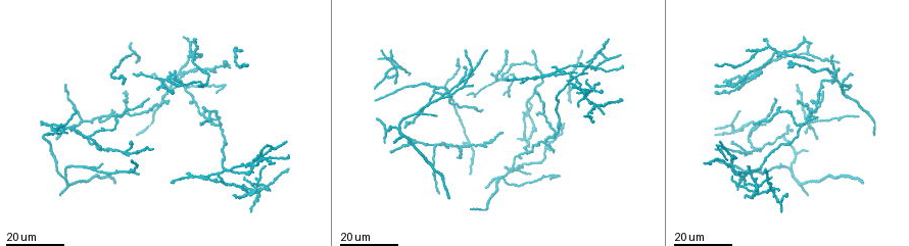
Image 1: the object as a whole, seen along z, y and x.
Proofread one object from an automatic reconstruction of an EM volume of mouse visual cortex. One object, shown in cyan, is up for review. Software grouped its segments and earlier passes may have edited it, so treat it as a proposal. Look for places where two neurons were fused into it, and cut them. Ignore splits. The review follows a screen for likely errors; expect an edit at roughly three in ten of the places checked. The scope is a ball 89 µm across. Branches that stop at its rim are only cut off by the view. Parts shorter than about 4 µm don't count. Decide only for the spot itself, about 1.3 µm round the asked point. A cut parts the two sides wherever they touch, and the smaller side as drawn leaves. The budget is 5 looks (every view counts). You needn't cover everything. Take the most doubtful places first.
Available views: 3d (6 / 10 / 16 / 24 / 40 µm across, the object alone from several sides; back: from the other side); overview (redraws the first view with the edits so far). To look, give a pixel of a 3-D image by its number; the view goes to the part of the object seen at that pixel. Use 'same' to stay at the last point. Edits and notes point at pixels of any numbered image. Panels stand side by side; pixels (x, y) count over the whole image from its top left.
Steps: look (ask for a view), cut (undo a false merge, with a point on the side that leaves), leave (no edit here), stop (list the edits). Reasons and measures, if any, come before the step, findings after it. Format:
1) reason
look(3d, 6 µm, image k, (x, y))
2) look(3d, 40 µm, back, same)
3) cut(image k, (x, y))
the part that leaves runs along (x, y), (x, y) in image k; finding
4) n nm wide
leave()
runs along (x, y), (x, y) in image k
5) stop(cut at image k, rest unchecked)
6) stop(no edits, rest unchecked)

three-way junction
look(3d, 24 µm, image 1, (474, 94))

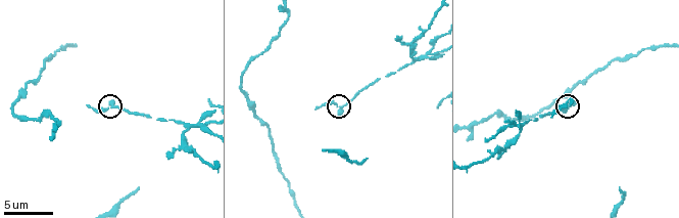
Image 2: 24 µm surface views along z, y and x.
look(3d, 10 µm, image 2, (114, 106))

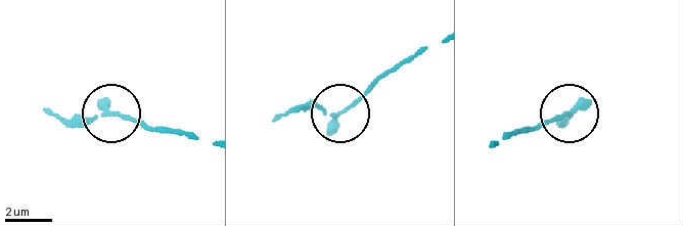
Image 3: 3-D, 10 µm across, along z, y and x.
leave()
one neuron here

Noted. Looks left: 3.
three arms meet
look(3d, 24 µm, image 1, (512, 170))

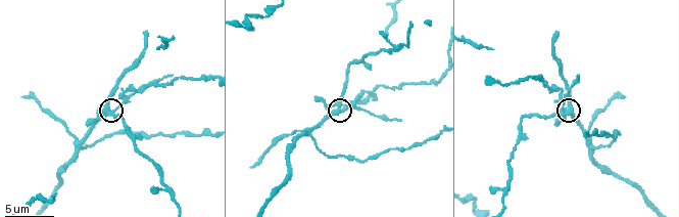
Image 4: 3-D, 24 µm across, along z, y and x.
look(3d, 6 µm, image 4, (109, 113))

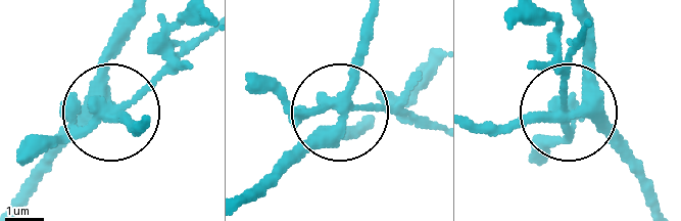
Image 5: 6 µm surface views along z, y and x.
cut(image 5, (55, 141))
the part that leaves runs along (334, 109), (389, 106), (428, 71) in image 5; a second neuron is stuck on

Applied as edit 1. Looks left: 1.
stop(cut at image 5, rest unchecked)

